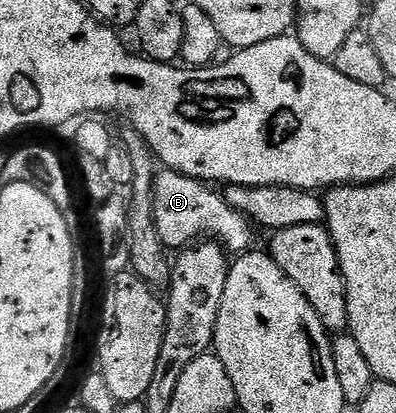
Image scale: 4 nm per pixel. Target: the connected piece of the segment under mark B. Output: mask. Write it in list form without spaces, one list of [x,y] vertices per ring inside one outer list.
[[[167,168],[157,173],[152,185],[154,220],[158,236],[169,251],[183,251],[197,240],[204,239],[215,240],[232,256],[239,256],[251,247],[248,245],[252,242],[253,227],[248,219],[226,204],[223,193],[216,191],[215,194],[212,190],[215,189],[199,178],[191,178]]]

